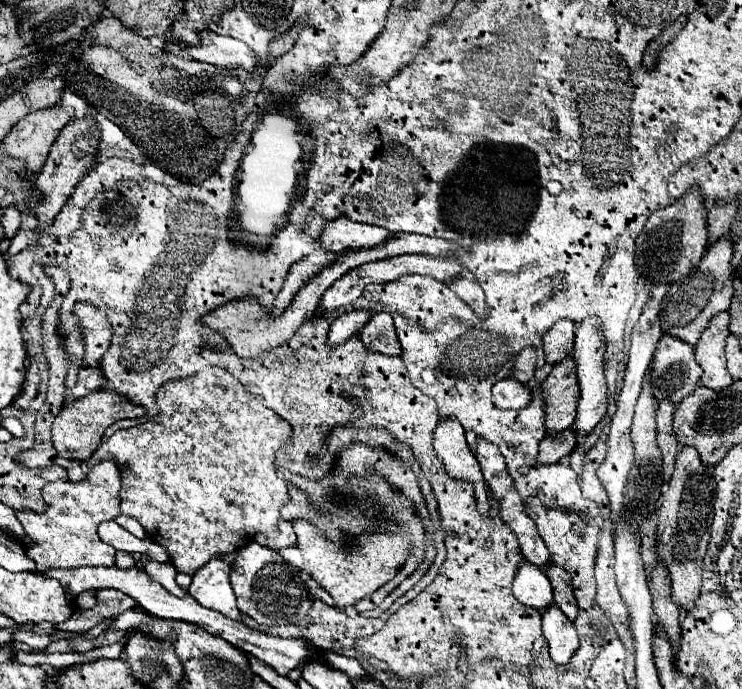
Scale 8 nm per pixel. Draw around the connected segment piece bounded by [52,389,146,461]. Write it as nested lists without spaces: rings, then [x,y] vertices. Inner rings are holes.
[[[100,389],[94,391],[82,399],[70,401],[66,403],[60,413],[56,415],[54,423],[52,423],[52,439],[54,439],[54,447],[58,451],[60,457],[66,459],[76,459],[76,461],[88,461],[90,455],[96,451],[96,447],[102,441],[104,431],[118,419],[128,419],[128,417],[142,417],[146,411],[136,405],[126,401],[122,395],[108,391],[108,389]]]

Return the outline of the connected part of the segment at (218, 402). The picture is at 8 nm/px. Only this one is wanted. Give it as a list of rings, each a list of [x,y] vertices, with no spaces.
[[[206,367],[206,369],[198,371],[196,375],[190,375],[188,379],[168,381],[162,387],[158,387],[154,397],[156,397],[156,405],[158,405],[158,415],[156,417],[148,419],[142,425],[130,427],[130,429],[118,429],[112,437],[106,439],[108,451],[114,455],[116,465],[120,469],[120,477],[122,477],[122,515],[128,515],[128,517],[134,517],[136,521],[140,521],[140,525],[148,533],[148,539],[166,547],[174,567],[180,573],[188,573],[188,575],[194,575],[214,555],[228,555],[228,553],[238,551],[240,547],[250,543],[258,533],[276,537],[278,535],[280,509],[290,503],[290,493],[288,493],[286,479],[278,477],[278,473],[276,473],[278,471],[276,469],[276,453],[292,437],[292,425],[288,421],[284,421],[280,415],[276,415],[272,409],[258,403],[252,395],[248,395],[244,391],[244,387],[240,385],[240,381],[236,381],[228,371],[224,371],[220,367]]]

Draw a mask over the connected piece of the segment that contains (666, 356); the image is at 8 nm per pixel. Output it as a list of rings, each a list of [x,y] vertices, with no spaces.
[[[664,335],[650,363],[650,381],[656,403],[668,401],[678,405],[698,387],[702,369],[694,361],[694,347]]]

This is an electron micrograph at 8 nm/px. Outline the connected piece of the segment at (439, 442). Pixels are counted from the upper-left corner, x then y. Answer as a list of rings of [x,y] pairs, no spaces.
[[[456,419],[438,423],[434,433],[434,449],[440,461],[444,463],[448,475],[452,475],[452,479],[468,479],[468,483],[472,483],[476,495],[476,509],[480,511],[482,519],[488,519],[490,503],[486,483],[482,479],[482,471],[480,465],[476,463],[474,453],[468,449],[464,429]]]

